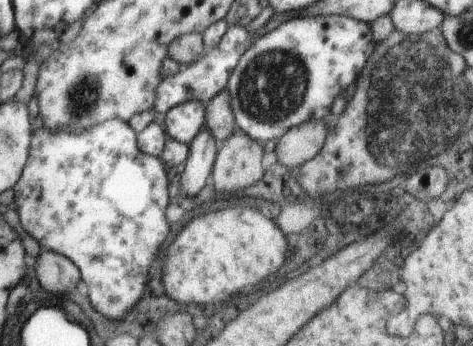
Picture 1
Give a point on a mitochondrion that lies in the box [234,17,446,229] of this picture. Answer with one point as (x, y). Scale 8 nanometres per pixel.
(273, 87)

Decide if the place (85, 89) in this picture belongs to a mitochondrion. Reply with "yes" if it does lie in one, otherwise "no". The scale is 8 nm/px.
yes

